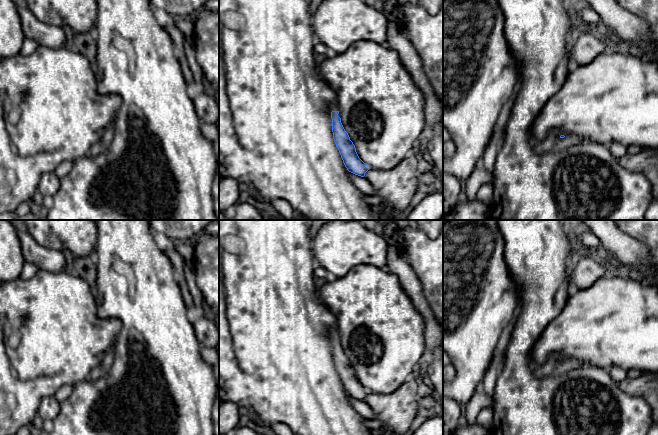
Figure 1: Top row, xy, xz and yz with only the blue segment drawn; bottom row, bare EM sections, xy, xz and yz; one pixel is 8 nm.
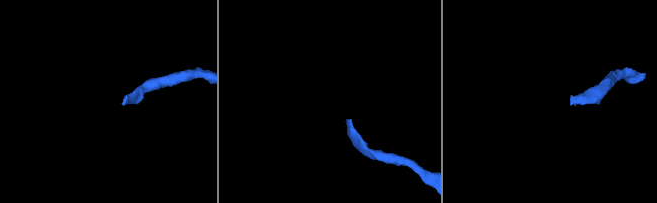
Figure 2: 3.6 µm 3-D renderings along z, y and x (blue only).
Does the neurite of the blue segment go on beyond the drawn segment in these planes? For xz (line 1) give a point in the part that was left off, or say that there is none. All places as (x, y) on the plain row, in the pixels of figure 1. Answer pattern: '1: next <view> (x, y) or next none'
1: next xz (333, 331)

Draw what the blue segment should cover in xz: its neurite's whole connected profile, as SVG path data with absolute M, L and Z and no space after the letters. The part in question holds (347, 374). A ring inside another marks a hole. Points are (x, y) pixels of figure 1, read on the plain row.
M334 325L329 331L329 339L332 343L333 363L339 374L343 387L347 394L355 399L364 401L370 390L364 387L356 376L355 369L345 355L339 337L339 330Z

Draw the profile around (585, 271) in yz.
M584 255L573 261L570 279L578 290L584 290L591 287L598 279L610 273L610 269L600 258Z

